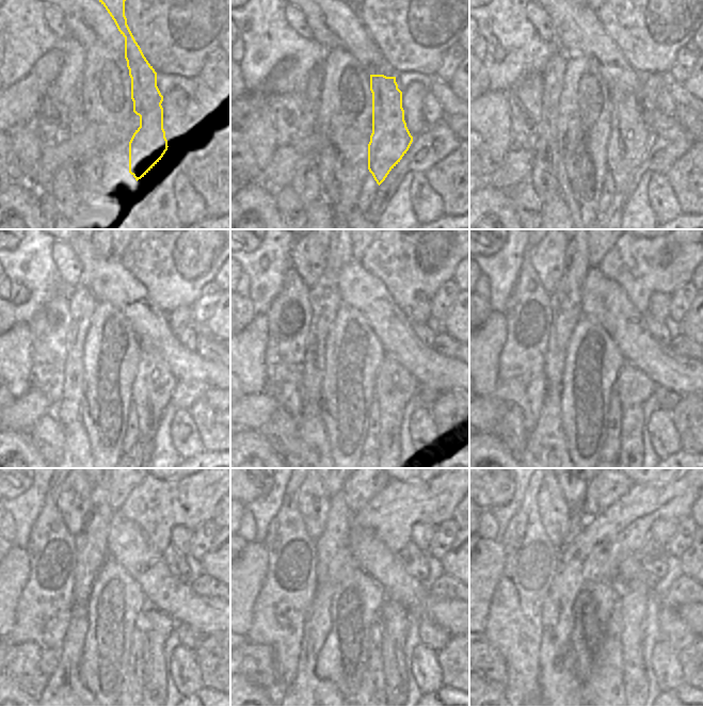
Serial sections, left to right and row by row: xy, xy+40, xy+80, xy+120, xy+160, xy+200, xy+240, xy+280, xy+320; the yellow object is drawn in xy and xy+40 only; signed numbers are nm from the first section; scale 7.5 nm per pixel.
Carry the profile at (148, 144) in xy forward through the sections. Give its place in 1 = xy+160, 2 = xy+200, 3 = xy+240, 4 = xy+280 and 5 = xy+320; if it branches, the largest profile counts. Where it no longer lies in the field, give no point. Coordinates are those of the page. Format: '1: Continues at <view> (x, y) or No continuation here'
1: Continues at xy+160 (394, 386)
2: Continues at xy+200 (633, 386)
3: Continues at xy+240 (152, 620)
4: Continues at xy+280 (390, 684)
5: Continues at xy+320 (629, 684)

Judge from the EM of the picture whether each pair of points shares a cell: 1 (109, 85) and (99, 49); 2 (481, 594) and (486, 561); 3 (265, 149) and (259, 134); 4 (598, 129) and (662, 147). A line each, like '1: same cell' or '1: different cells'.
1: same cell
2: same cell
3: same cell
4: different cells

